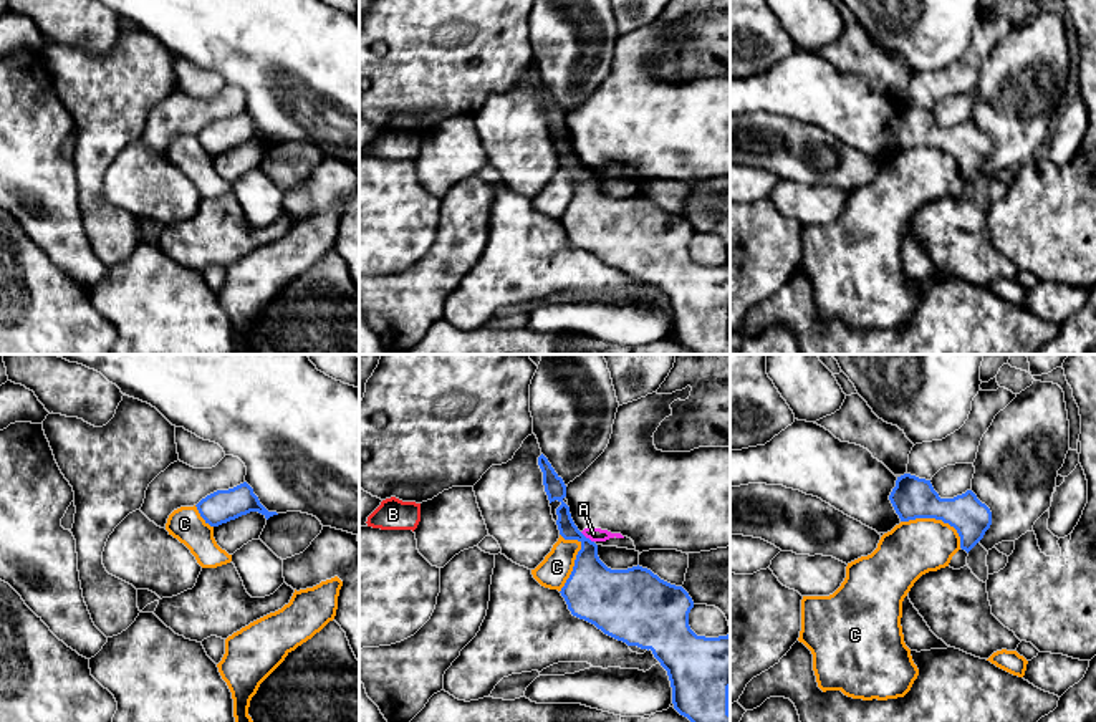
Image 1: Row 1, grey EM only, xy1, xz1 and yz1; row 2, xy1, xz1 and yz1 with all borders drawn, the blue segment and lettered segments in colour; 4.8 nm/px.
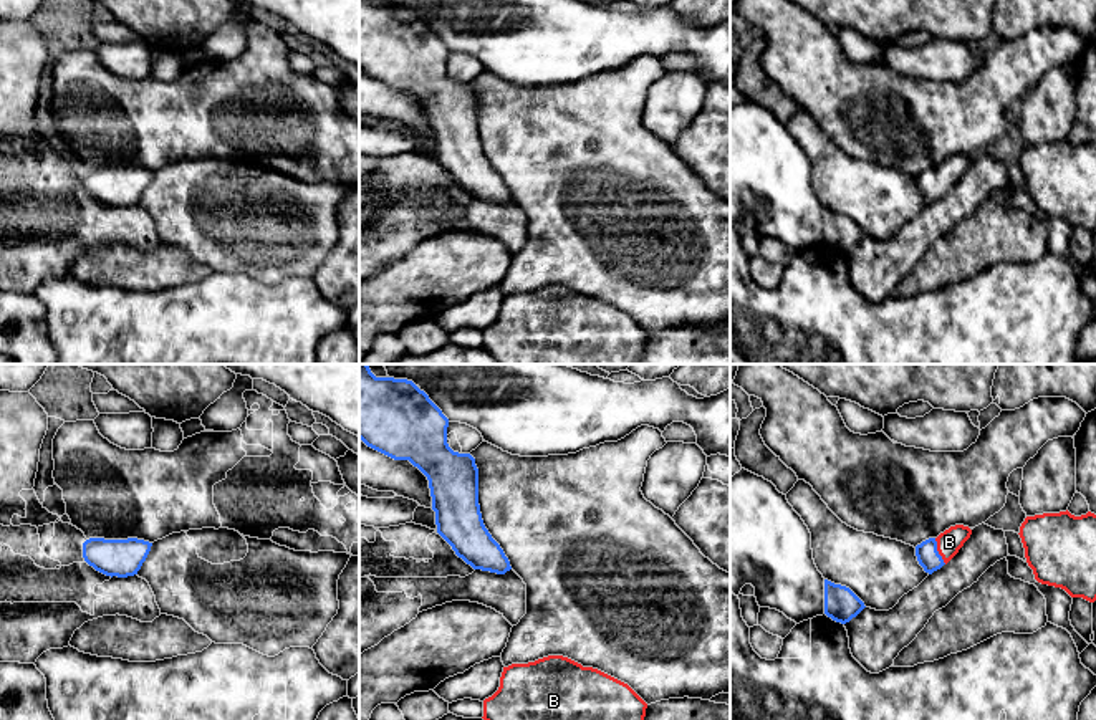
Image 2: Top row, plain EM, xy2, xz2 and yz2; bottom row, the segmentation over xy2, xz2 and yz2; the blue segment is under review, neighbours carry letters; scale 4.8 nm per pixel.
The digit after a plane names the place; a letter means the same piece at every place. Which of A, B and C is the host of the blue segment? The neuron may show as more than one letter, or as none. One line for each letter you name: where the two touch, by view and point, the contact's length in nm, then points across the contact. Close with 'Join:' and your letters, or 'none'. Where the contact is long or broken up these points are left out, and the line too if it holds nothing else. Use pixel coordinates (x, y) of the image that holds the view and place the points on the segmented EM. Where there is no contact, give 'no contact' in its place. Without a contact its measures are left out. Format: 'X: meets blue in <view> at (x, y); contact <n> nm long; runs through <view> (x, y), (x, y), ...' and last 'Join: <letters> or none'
B: meets blue in yz2 at (937, 552); contact 140 nm long; runs through yz2 (927, 555), (937, 552), (949, 542)
Join: B

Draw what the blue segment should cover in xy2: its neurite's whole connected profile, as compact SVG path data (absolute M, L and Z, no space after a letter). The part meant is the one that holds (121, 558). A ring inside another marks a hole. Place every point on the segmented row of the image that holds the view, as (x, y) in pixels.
M89 538L83 543L83 558L89 566L106 576L127 578L137 574L151 546L152 543L137 538Z

